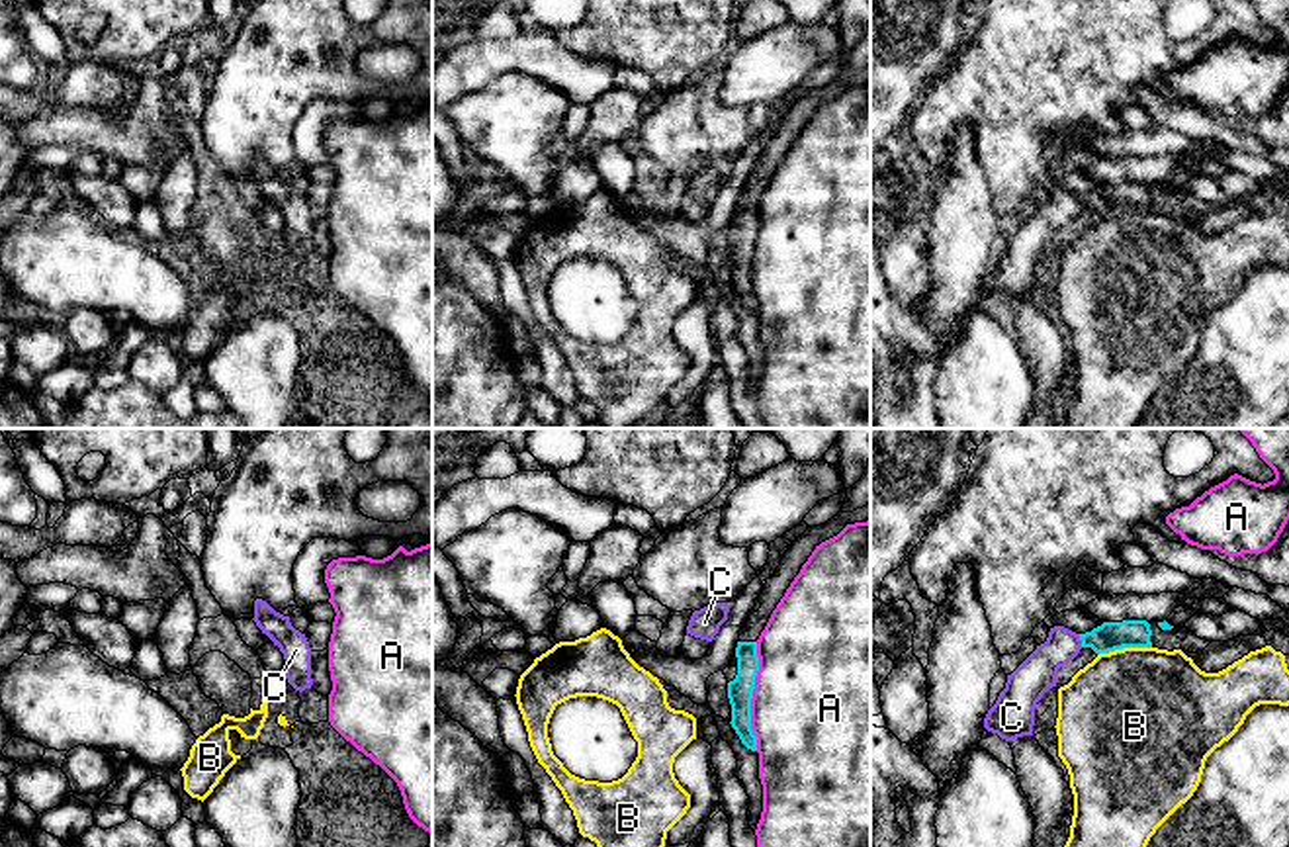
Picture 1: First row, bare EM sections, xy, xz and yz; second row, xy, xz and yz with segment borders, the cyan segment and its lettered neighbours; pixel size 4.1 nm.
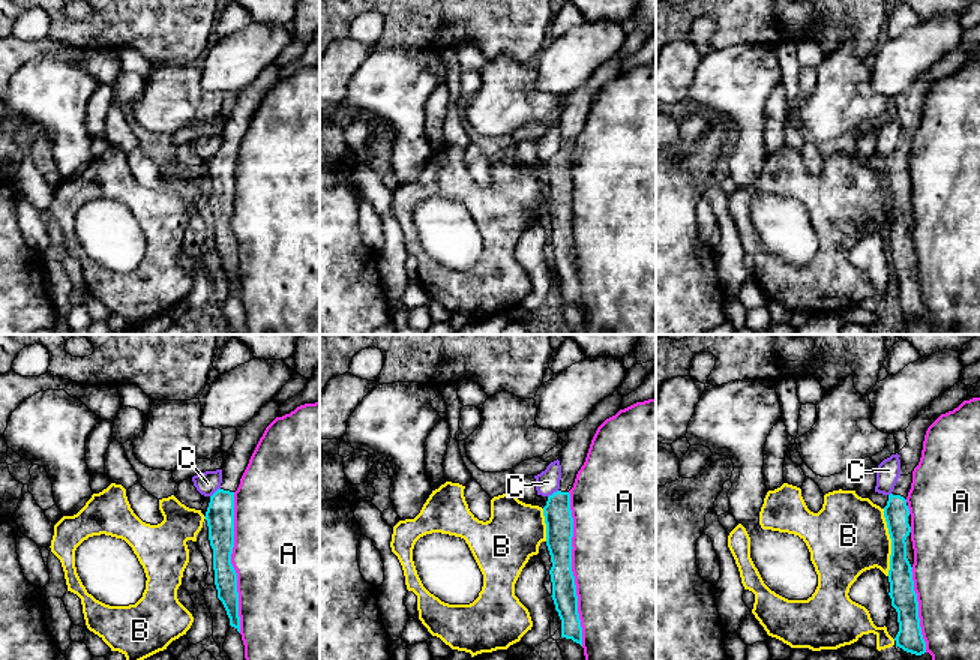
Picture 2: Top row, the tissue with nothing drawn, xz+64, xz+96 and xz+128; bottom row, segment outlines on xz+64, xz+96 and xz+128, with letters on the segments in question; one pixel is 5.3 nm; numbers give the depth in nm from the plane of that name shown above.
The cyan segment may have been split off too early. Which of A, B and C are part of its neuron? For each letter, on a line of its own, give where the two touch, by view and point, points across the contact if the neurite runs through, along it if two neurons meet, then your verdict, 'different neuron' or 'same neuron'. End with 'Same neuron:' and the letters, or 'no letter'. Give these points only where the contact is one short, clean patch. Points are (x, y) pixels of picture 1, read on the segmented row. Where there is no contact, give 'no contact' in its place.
A: contact xz (752, 697); different neuron
B: contact yz (1123, 646); different neuron
C: contact yz (1080, 638); way yz (1110, 636), (1080, 638), (1066, 644), (1037, 673); same neuron
Same neuron: C

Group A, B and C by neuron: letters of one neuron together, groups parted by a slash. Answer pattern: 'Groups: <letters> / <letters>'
Groups: A / B / C

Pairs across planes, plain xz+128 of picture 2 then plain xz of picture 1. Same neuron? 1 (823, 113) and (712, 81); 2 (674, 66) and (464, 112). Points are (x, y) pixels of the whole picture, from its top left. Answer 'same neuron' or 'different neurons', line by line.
1: same neuron
2: different neurons

